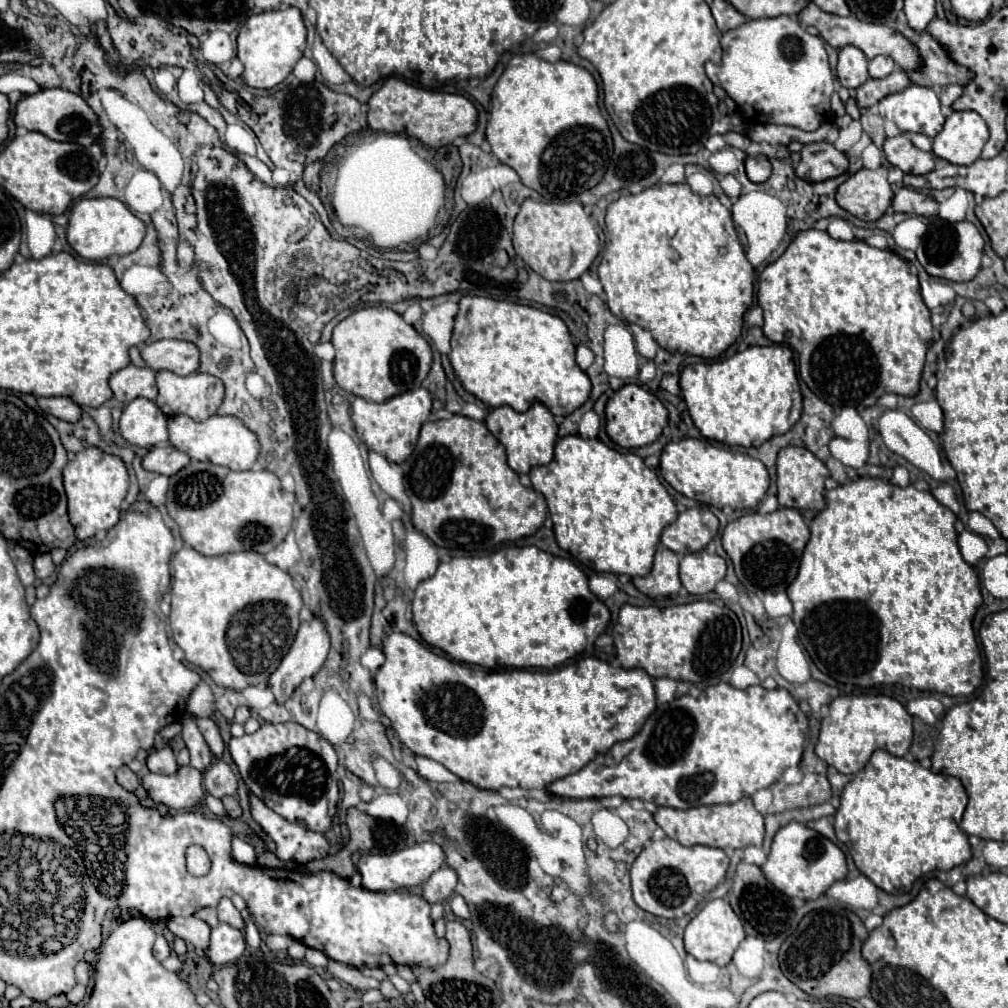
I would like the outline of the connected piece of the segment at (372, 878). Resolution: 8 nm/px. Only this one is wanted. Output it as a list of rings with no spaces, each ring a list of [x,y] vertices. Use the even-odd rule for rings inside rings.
[[[426,841],[394,851],[392,855],[362,855],[358,861],[358,871],[362,873],[362,887],[370,891],[398,891],[422,885],[434,871],[442,867],[442,863],[444,863],[442,847],[432,841]]]

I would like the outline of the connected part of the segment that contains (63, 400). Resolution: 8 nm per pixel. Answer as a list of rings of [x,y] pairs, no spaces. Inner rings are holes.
[[[48,397],[48,399],[38,399],[38,405],[42,411],[62,419],[62,421],[70,421],[76,423],[82,415],[82,407],[76,405],[70,397]]]

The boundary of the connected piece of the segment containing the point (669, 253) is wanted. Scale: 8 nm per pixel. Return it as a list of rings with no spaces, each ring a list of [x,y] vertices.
[[[638,178],[634,182],[636,182],[636,194],[622,195],[618,201],[612,201],[608,205],[608,211],[606,211],[603,229],[606,245],[601,252],[601,262],[598,265],[598,277],[602,281],[604,293],[608,297],[606,303],[608,303],[610,311],[616,317],[624,319],[626,323],[636,323],[642,329],[648,329],[662,349],[676,349],[680,353],[698,355],[698,357],[706,357],[706,359],[720,357],[740,337],[740,333],[742,333],[742,317],[744,317],[744,311],[752,305],[752,295],[754,295],[754,267],[746,259],[744,249],[742,249],[742,245],[738,241],[734,221],[730,219],[730,209],[726,209],[718,201],[718,197],[714,197],[714,195],[712,197],[700,197],[700,195],[692,193],[686,183],[656,183],[656,185],[650,185],[650,187],[644,189],[646,185],[640,185]]]

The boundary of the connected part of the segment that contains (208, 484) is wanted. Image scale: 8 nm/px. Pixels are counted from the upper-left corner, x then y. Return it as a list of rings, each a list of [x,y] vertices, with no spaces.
[[[192,461],[172,475],[166,495],[168,515],[178,523],[180,537],[202,555],[272,551],[292,529],[294,503],[294,493],[284,491],[280,479],[272,471],[232,471],[200,461]]]

